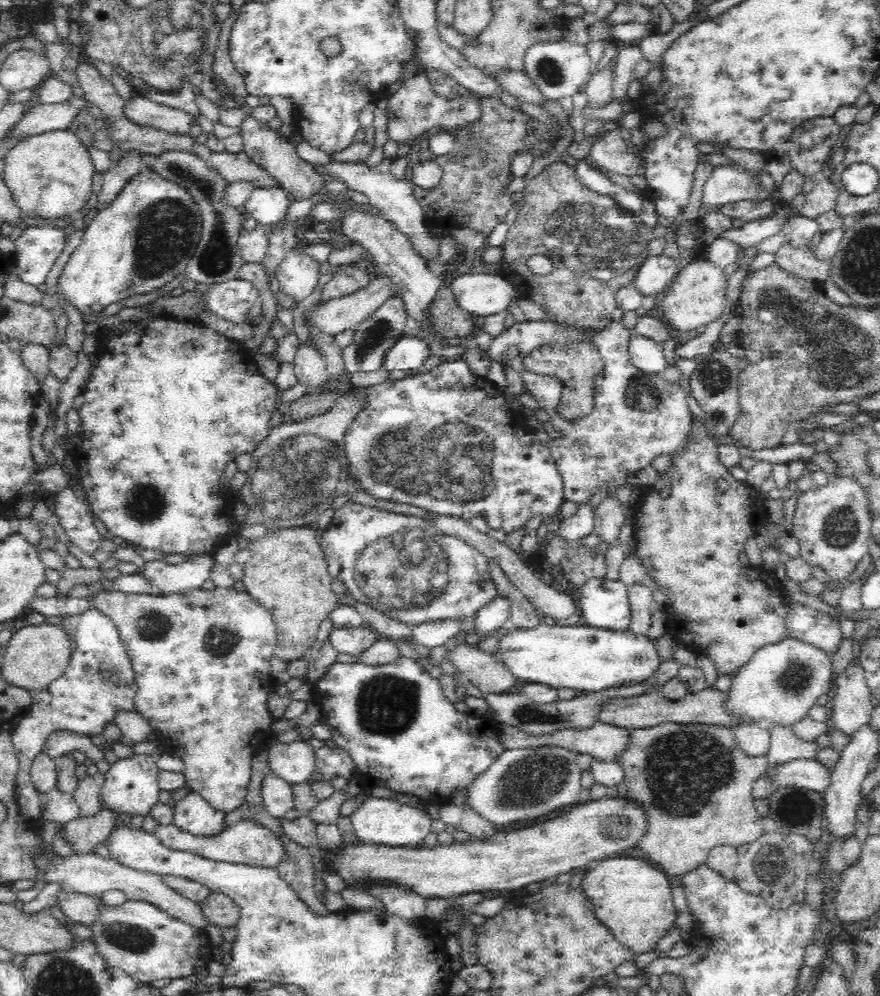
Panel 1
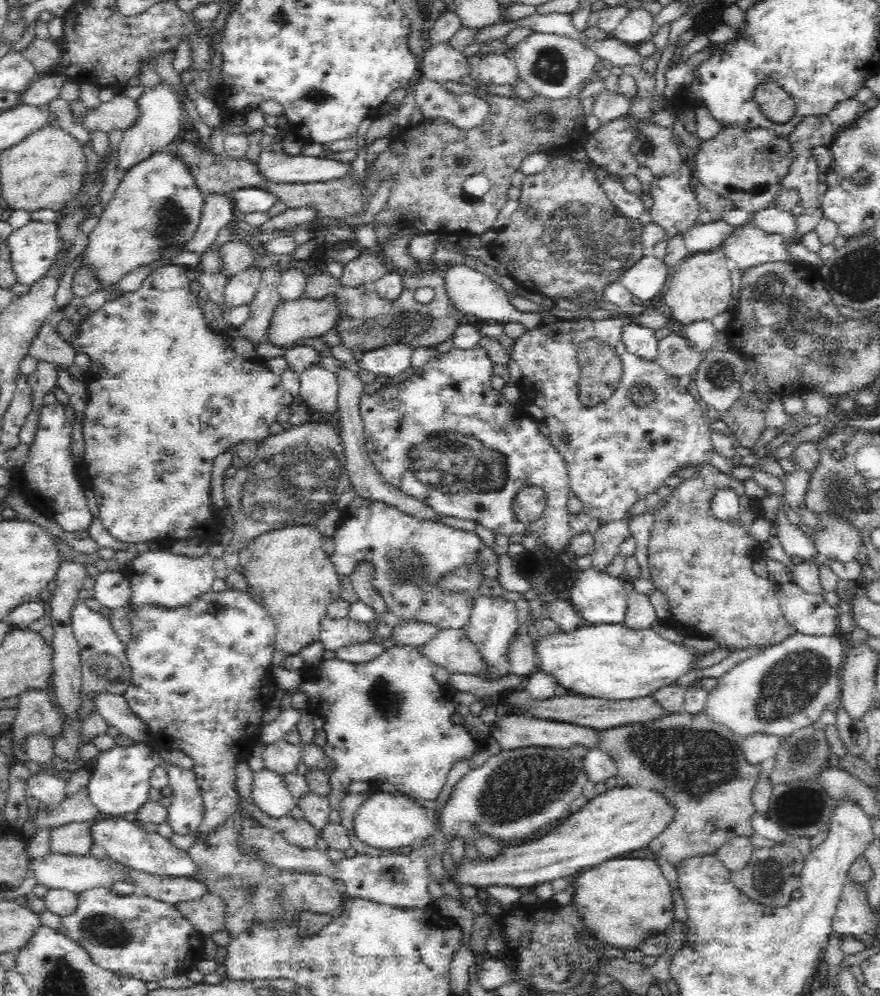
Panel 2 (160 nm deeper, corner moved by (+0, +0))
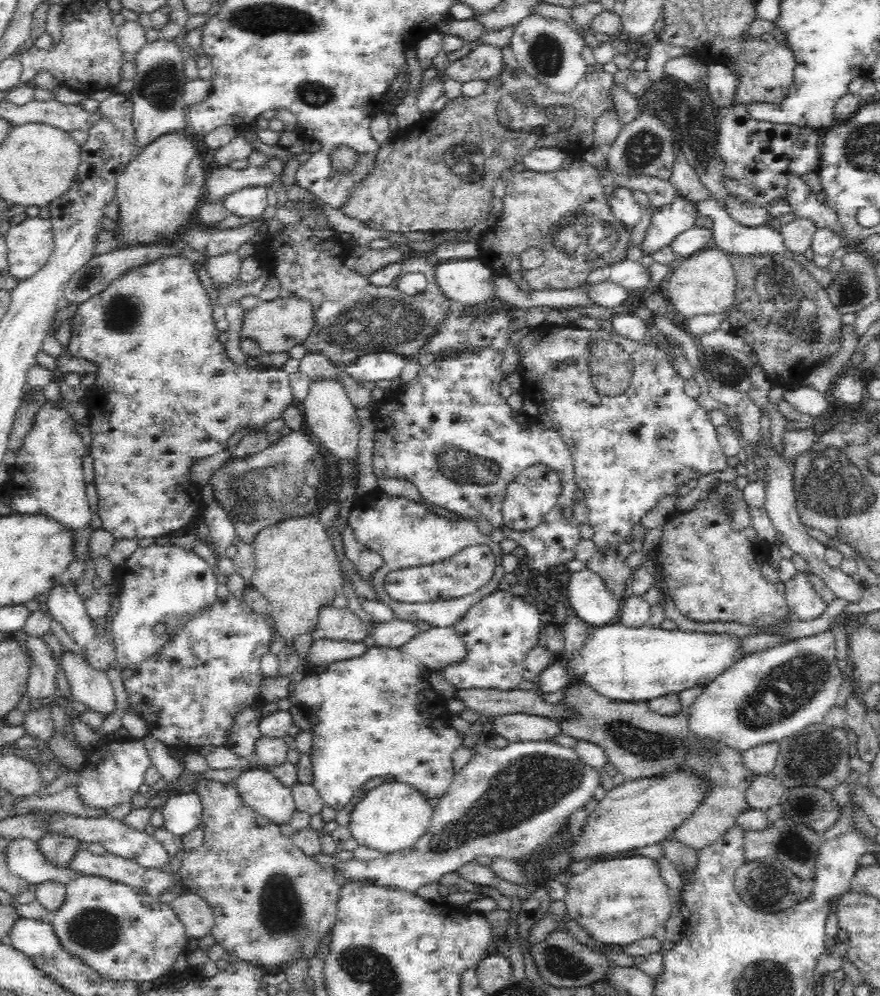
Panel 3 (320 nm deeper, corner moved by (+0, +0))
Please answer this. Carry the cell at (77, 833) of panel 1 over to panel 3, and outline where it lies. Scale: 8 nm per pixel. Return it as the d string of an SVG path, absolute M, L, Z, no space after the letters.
M48 832L37 842L38 849L50 862L56 865L68 866L72 858L81 850L82 842L76 838L66 836L63 832Z

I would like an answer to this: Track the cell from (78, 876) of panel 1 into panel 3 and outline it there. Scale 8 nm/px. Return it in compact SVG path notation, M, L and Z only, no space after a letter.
M28 838L10 841L6 857L10 871L36 887L44 882L55 882L66 887L82 876L82 871L72 869L70 865L60 866L54 861L50 862L50 859L46 859L38 849L37 842L32 842Z

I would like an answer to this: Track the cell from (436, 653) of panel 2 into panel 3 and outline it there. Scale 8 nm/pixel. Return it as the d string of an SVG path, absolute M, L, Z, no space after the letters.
M430 627L416 634L408 644L400 646L400 649L414 655L428 670L436 671L462 664L468 656L466 643L452 627Z

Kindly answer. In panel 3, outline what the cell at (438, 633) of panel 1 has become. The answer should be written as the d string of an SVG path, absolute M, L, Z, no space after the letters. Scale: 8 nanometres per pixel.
M394 618L390 622L375 624L371 636L378 647L398 647L408 644L421 630L416 623Z

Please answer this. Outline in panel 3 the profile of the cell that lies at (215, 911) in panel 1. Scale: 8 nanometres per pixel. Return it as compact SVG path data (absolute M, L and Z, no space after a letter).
M186 892L172 900L171 906L182 921L188 938L199 939L212 932L214 911L202 897Z

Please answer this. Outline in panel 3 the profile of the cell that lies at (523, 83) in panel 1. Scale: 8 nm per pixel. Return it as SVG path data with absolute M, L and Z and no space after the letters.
M482 43L470 50L466 56L449 63L444 73L450 79L455 79L463 84L469 80L494 80L504 72L505 66L502 48Z

